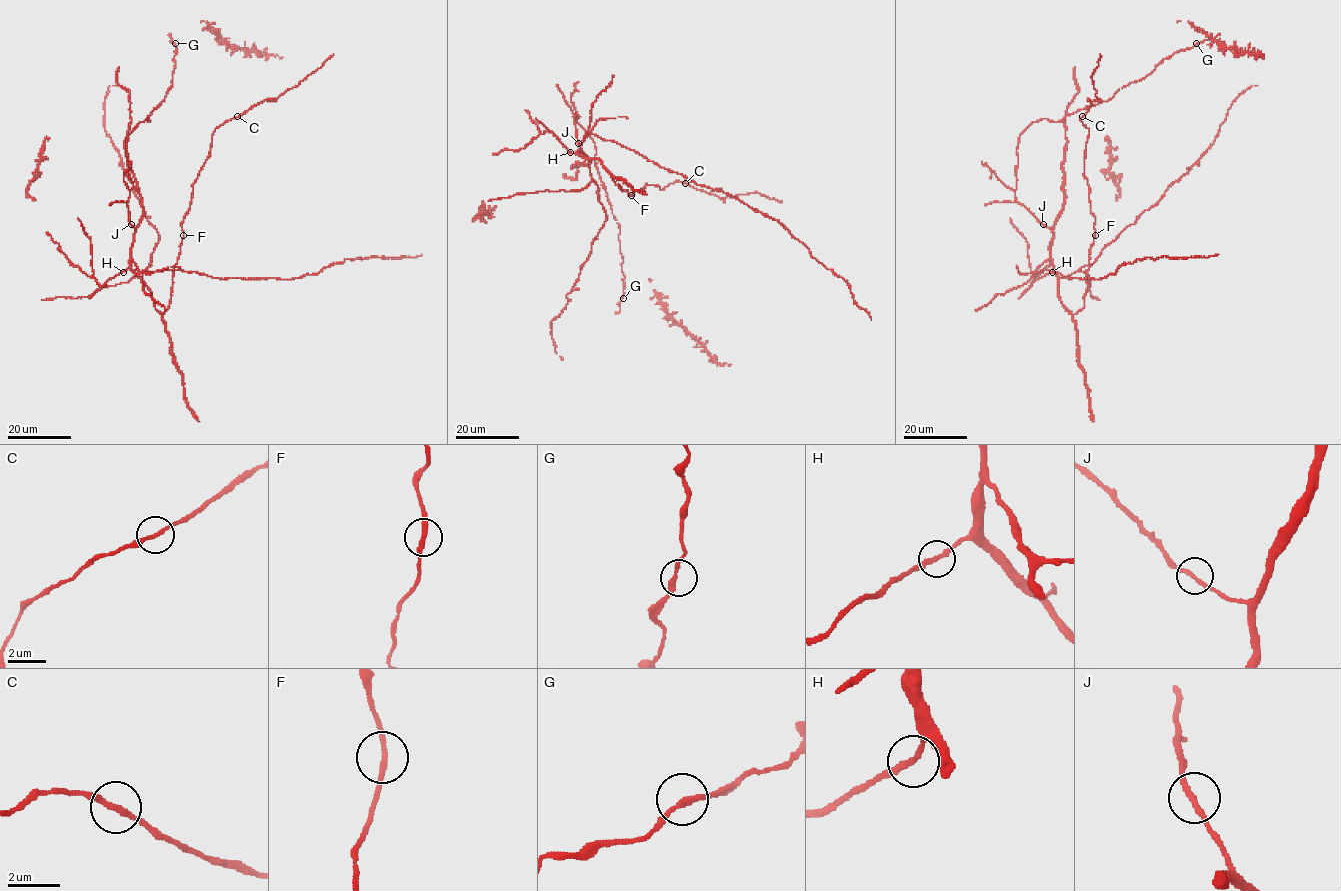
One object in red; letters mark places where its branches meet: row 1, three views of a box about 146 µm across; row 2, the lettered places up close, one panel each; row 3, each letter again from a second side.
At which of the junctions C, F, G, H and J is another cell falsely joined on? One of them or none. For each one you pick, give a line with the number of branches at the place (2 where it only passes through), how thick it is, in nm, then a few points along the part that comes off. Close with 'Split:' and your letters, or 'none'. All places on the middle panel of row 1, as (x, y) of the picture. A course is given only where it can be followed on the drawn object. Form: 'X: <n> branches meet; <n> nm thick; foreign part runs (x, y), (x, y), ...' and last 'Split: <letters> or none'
Split: none

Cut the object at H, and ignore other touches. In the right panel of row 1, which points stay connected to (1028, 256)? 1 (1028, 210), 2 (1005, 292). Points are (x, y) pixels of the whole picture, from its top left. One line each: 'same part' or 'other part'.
1: other part
2: other part

